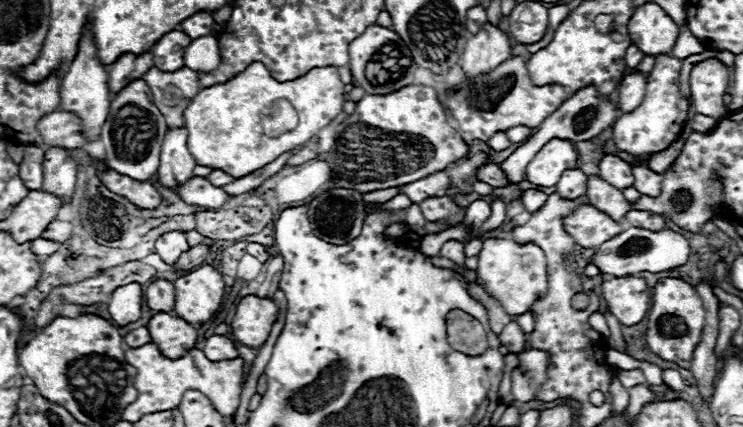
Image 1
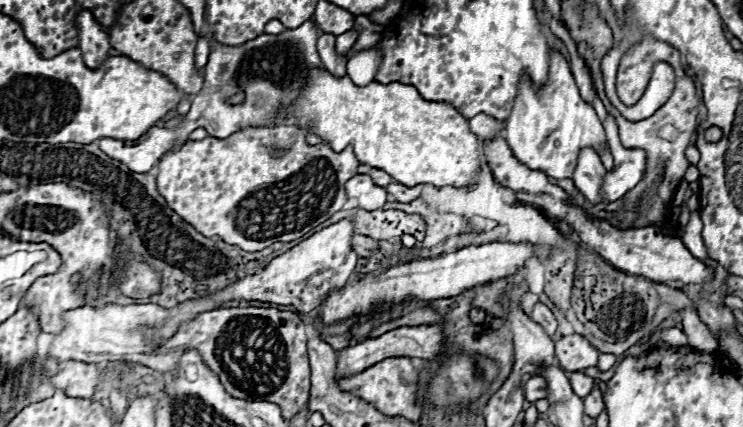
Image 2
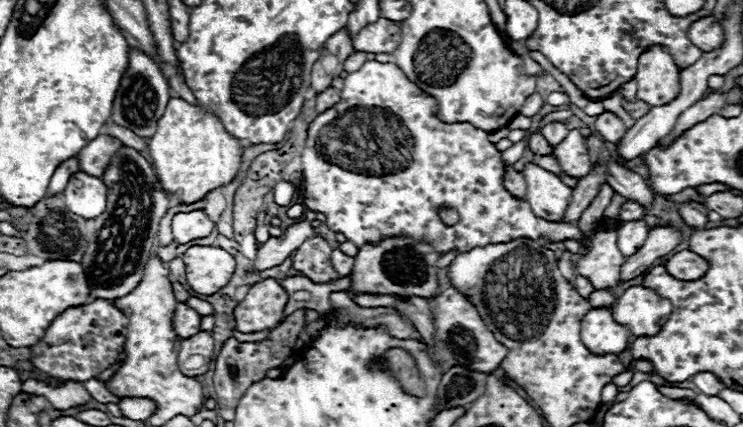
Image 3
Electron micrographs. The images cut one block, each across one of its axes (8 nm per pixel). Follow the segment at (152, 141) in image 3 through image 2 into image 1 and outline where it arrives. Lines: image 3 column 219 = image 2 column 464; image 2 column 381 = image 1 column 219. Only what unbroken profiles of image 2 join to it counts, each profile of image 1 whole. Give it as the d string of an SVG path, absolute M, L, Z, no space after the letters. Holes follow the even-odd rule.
M252 62L232 80L200 90L186 106L184 122L188 130L188 150L200 166L224 170L234 178L246 176L276 160L276 156L302 146L328 126L342 112L344 86L346 84L340 80L336 66L312 68L296 80L278 82L262 62ZM280 100L288 100L294 106L298 112L298 126L270 138L262 132L262 126L258 126L258 114L276 116Z

